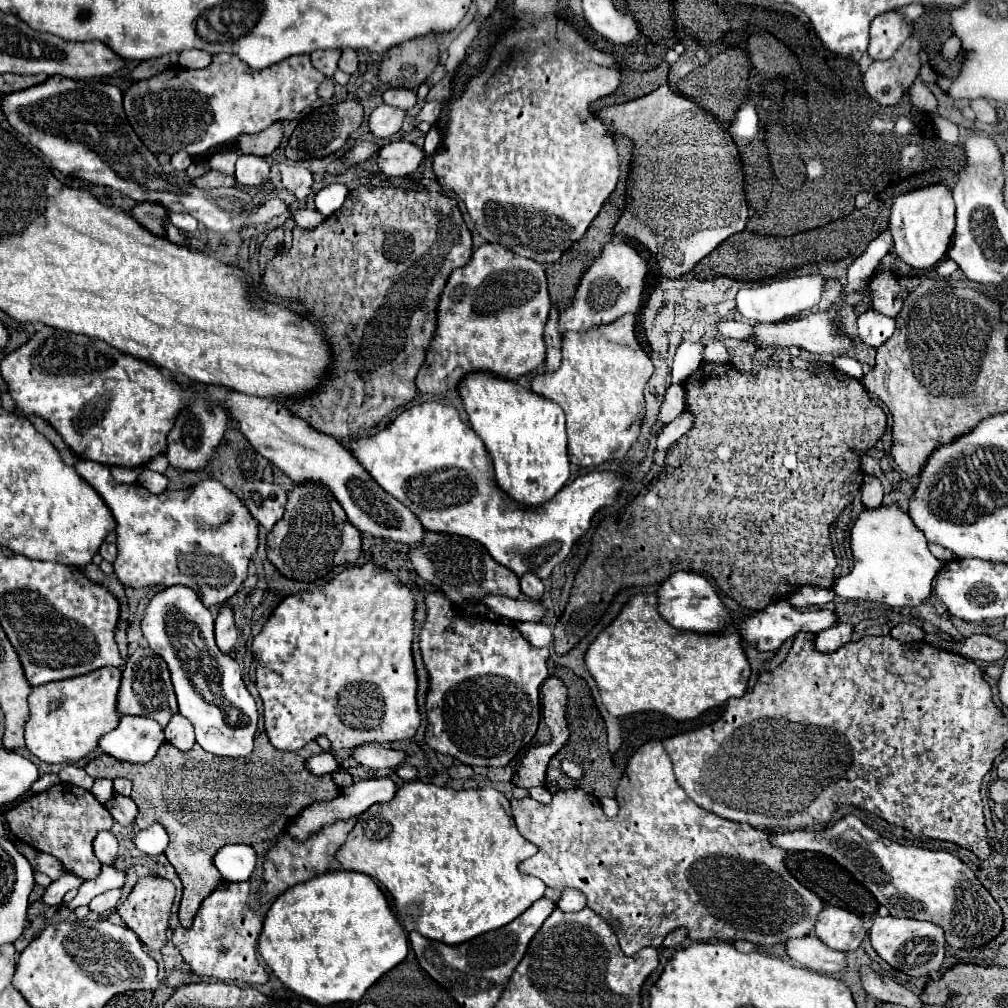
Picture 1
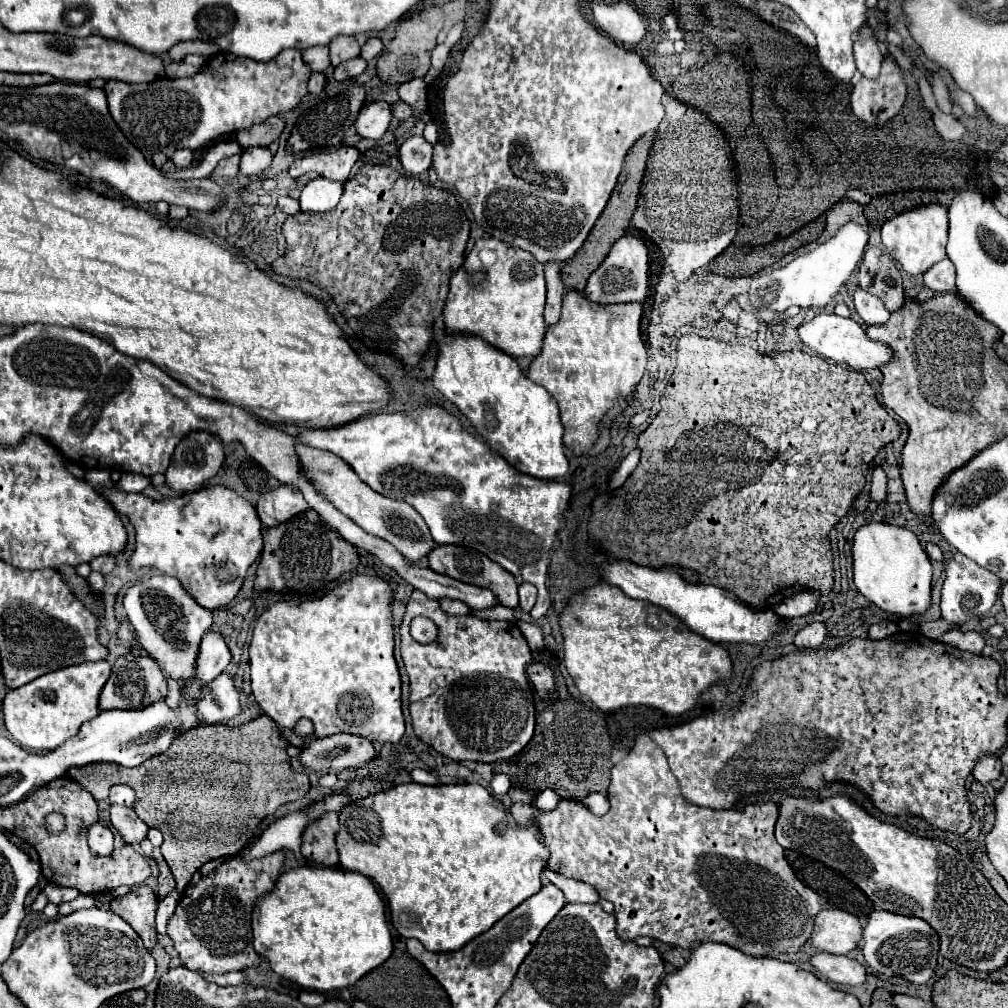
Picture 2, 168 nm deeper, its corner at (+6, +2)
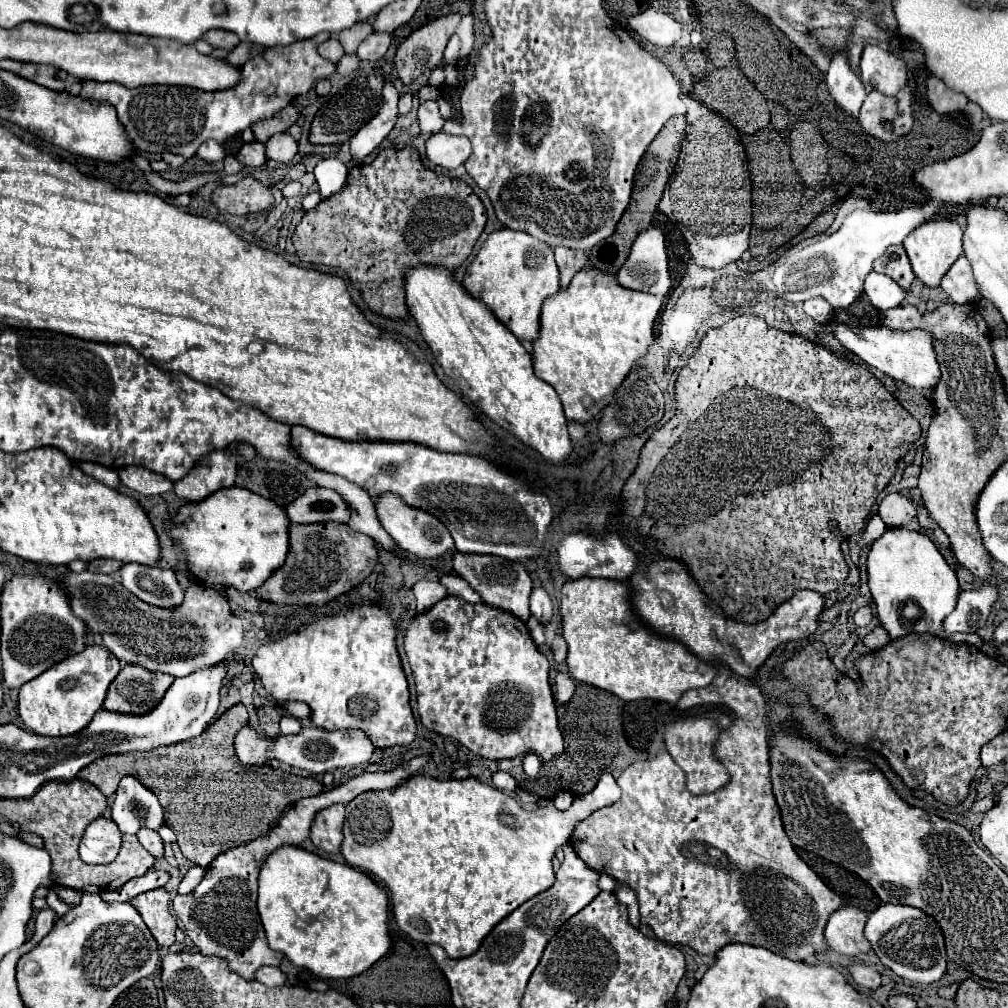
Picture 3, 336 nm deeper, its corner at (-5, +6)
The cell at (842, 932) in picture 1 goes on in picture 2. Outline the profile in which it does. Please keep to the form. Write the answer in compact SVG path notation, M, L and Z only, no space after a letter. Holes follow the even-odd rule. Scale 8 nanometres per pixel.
M836 907L822 909L816 915L810 941L818 951L832 955L848 955L852 949L858 947L860 939L862 927L856 915Z

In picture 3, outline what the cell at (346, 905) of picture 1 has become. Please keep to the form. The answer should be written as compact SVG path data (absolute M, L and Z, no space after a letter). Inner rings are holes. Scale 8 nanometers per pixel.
M285 845L273 853L259 873L259 917L267 931L269 947L281 951L295 967L307 969L321 979L349 979L367 971L391 947L389 897L387 891L367 873L337 861L323 859L299 847Z

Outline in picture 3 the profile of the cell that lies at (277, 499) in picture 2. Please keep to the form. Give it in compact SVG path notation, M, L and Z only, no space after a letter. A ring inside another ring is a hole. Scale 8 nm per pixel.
M309 487L293 503L285 507L291 523L317 523L317 521L341 521L349 519L345 501L331 489Z

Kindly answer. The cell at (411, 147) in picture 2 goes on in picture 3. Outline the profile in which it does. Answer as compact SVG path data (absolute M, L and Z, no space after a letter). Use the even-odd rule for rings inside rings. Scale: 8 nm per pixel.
M443 131L431 135L425 141L425 155L433 165L445 167L445 169L457 169L465 163L465 159L471 153L469 139L465 137L453 137Z

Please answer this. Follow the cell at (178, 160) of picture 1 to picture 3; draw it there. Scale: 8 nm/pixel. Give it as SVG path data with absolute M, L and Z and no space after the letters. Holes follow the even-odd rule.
M205 141L205 145L201 145L195 155L199 159L203 159L203 161L213 163L213 161L221 161L225 157L225 151L223 151L221 143L217 143L217 141Z

